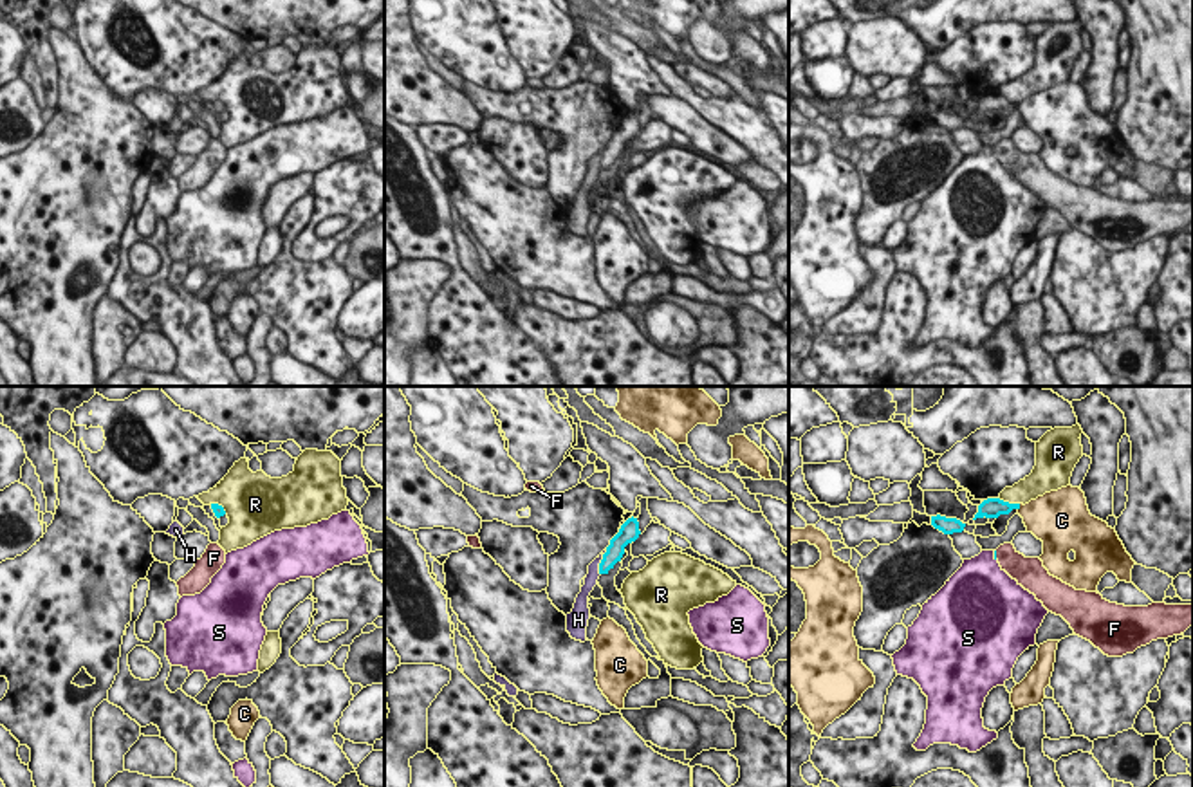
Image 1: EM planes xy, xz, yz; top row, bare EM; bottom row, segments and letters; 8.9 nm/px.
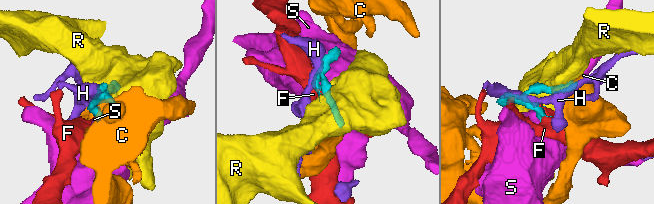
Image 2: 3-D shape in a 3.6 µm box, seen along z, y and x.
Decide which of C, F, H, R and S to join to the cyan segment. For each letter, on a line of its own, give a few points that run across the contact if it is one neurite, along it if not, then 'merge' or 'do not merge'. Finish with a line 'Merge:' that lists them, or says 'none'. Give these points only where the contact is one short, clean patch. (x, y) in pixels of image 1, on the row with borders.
C: yz (1020, 504), (1018, 509) | do not merge
F: yz (995, 551), (995, 555), (1004, 555), (1017, 565) | merge
H: do not merge
R: do not merge
S: yz (993, 551), (995, 560) | do not merge
Merge: F

